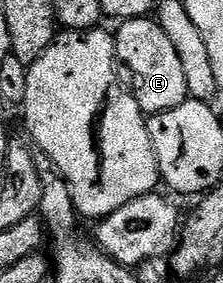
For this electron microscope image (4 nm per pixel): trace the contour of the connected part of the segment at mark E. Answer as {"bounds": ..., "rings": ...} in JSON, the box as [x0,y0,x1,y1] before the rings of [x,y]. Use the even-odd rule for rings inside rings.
{"bounds":[115,19,190,112],"rings":[[[156,19],[123,20],[116,28],[115,59],[124,71],[125,68],[129,71],[128,83],[142,112],[166,112],[190,99],[183,62],[179,62],[179,54],[175,51],[175,46],[171,46],[171,38],[163,34]]]}

